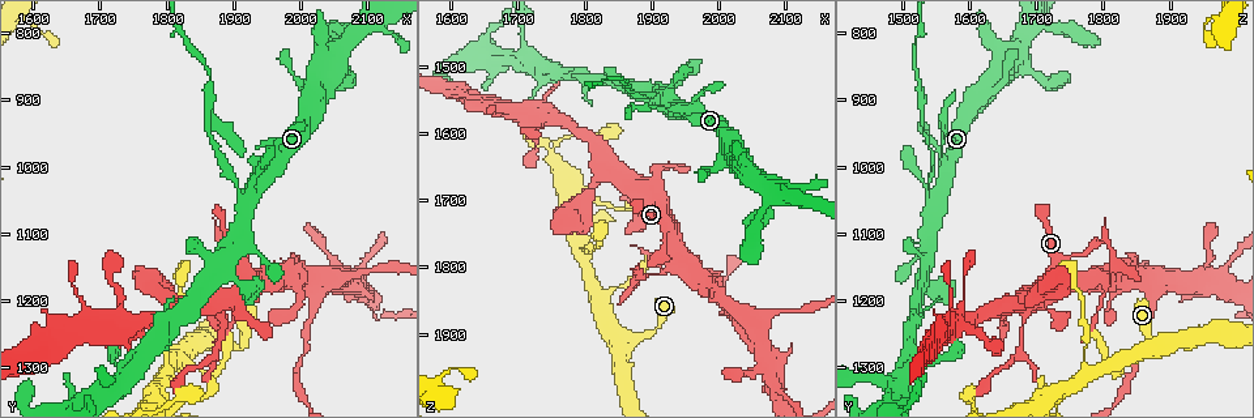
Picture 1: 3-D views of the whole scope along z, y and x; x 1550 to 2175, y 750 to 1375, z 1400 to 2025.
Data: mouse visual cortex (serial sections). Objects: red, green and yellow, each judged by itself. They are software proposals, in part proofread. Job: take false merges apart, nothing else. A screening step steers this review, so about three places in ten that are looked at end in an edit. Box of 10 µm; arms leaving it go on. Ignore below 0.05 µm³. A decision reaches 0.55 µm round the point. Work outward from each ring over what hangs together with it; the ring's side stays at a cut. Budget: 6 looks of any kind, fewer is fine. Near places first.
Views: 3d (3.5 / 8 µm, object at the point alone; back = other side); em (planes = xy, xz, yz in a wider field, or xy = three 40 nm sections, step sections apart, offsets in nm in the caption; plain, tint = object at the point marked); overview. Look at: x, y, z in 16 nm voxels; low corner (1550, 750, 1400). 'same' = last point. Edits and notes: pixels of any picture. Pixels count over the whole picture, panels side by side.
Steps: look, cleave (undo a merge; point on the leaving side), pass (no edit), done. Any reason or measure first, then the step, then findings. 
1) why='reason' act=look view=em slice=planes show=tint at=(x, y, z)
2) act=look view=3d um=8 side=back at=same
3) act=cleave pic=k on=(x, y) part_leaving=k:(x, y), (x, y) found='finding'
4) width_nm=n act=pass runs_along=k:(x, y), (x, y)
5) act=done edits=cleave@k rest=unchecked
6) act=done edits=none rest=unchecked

why='sudden change in width' act=look view=3d um=3.5 at=(2015, 1230, 1875)

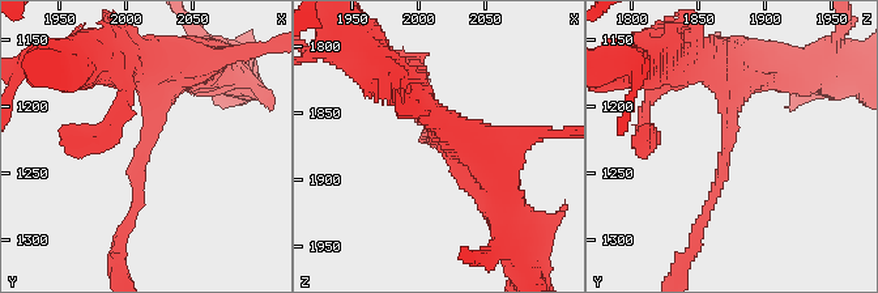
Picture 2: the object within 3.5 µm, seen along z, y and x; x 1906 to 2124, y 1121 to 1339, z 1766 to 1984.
why='now the EM' act=look view=em slice=xy step=5 show=tint at=(2012, 1230, 1872)

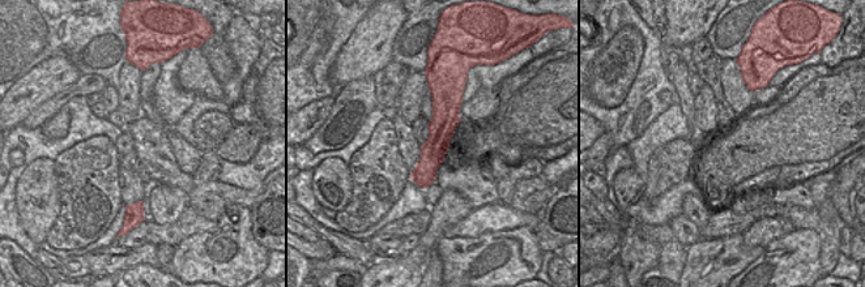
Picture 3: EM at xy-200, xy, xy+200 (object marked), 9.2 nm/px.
arm_widths_nm=150,350 act=pass runs_along=2:(160, 59), (128, 224) found='all the same cell'

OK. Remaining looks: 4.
why='three arms meet' act=look view=3d um=8 side=back at=(1925, 1045, 1550)

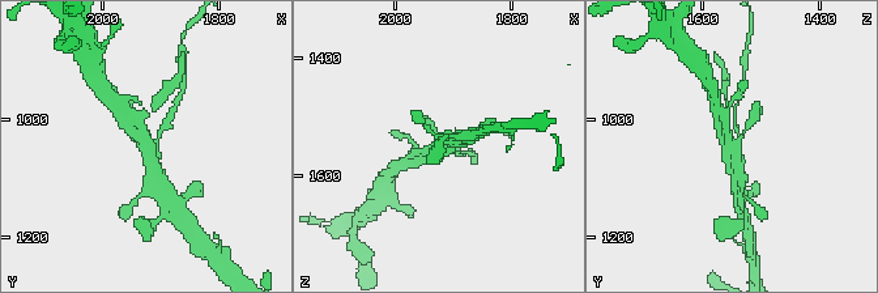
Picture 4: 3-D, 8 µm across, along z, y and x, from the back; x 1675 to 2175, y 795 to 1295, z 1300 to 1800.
why='zoom in' act=look view=3d um=3.5 at=same

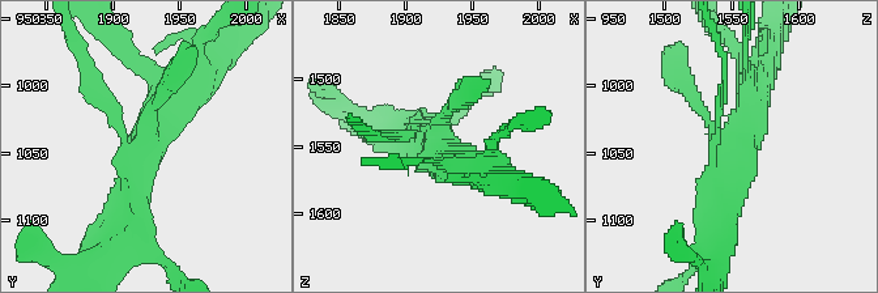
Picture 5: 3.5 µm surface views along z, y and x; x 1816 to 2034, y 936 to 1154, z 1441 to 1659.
act=cleave pic=5 on=(90, 98) part_leaving=5:(124, 127), (99, 102), (72, 34) found='two cells meet here'

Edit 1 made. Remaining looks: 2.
act=done edits=cleave@5 rest=unchecked

